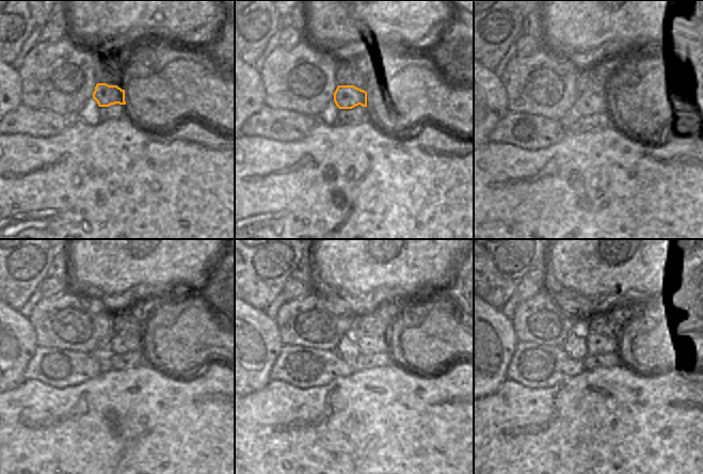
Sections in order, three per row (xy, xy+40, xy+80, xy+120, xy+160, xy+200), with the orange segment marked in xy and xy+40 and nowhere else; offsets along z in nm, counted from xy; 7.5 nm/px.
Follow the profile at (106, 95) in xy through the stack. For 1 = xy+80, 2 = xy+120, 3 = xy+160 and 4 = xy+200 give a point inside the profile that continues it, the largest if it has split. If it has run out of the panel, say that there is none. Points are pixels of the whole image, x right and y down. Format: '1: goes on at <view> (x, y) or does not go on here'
1: goes on at xy+80 (588, 103)
2: goes on at xy+120 (121, 343)
3: goes on at xy+160 (367, 344)
4: goes on at xy+200 (597, 344)

